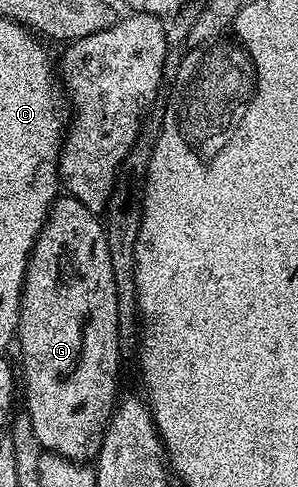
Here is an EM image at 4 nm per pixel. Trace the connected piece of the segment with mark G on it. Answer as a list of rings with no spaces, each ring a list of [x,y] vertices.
[[[60,196],[50,207],[50,217],[42,225],[42,231],[34,239],[34,250],[30,253],[30,263],[26,265],[26,279],[22,285],[22,303],[18,313],[16,331],[16,350],[22,353],[22,370],[26,373],[26,406],[24,413],[32,420],[32,432],[40,440],[43,451],[59,454],[74,462],[89,463],[97,459],[98,449],[102,447],[102,437],[110,425],[110,415],[116,405],[114,393],[118,390],[118,370],[120,363],[117,350],[117,288],[109,256],[105,225],[95,211],[84,208],[80,200],[69,196]]]

